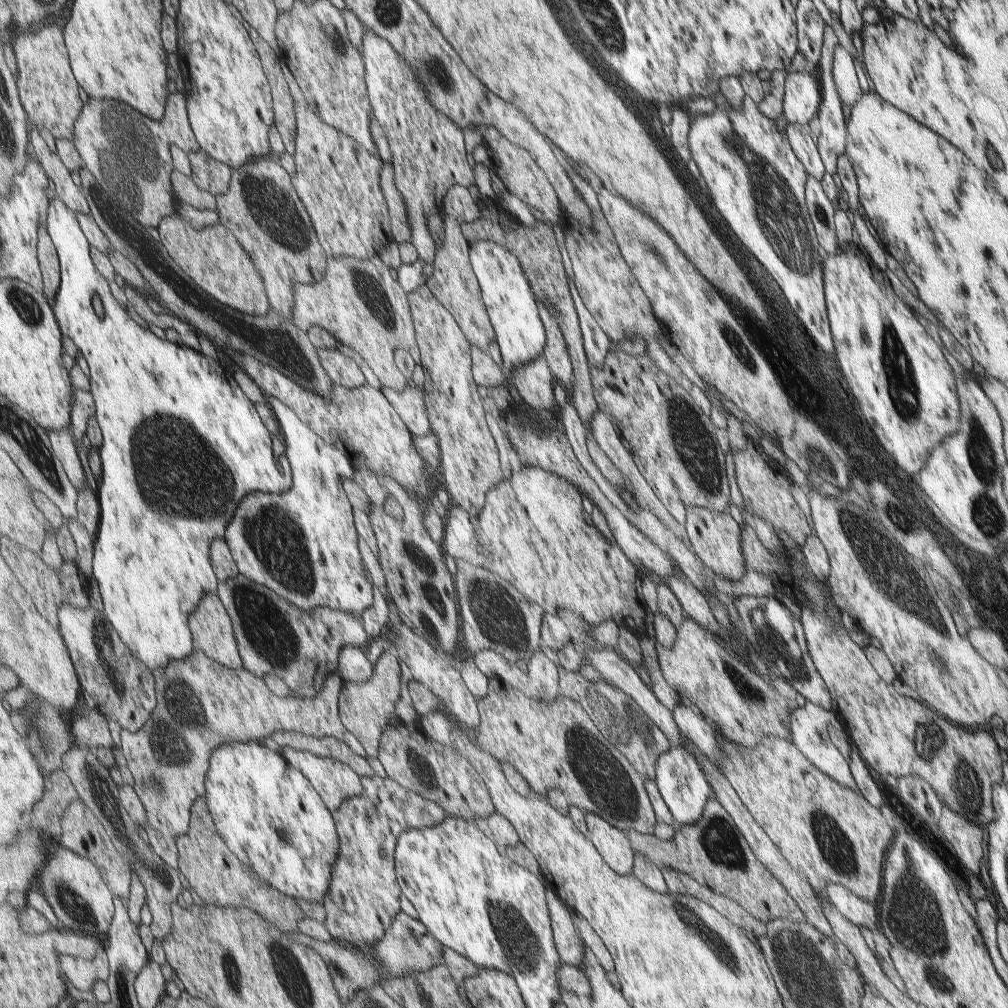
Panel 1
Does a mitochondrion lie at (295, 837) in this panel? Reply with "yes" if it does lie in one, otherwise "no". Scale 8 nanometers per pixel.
yes

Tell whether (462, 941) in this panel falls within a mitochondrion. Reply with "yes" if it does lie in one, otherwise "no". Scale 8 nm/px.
no

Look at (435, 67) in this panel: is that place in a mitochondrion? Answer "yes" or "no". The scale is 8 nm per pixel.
yes

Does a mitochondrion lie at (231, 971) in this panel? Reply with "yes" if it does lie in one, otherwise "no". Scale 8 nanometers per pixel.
yes

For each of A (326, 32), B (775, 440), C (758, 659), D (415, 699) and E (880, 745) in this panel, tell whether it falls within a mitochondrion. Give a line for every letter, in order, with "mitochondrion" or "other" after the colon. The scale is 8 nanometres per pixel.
A: mitochondrion
B: other
C: mitochondrion
D: other
E: other

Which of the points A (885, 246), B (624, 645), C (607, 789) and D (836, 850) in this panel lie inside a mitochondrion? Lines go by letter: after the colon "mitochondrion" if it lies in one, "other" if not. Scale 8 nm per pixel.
A: other
B: other
C: mitochondrion
D: mitochondrion

